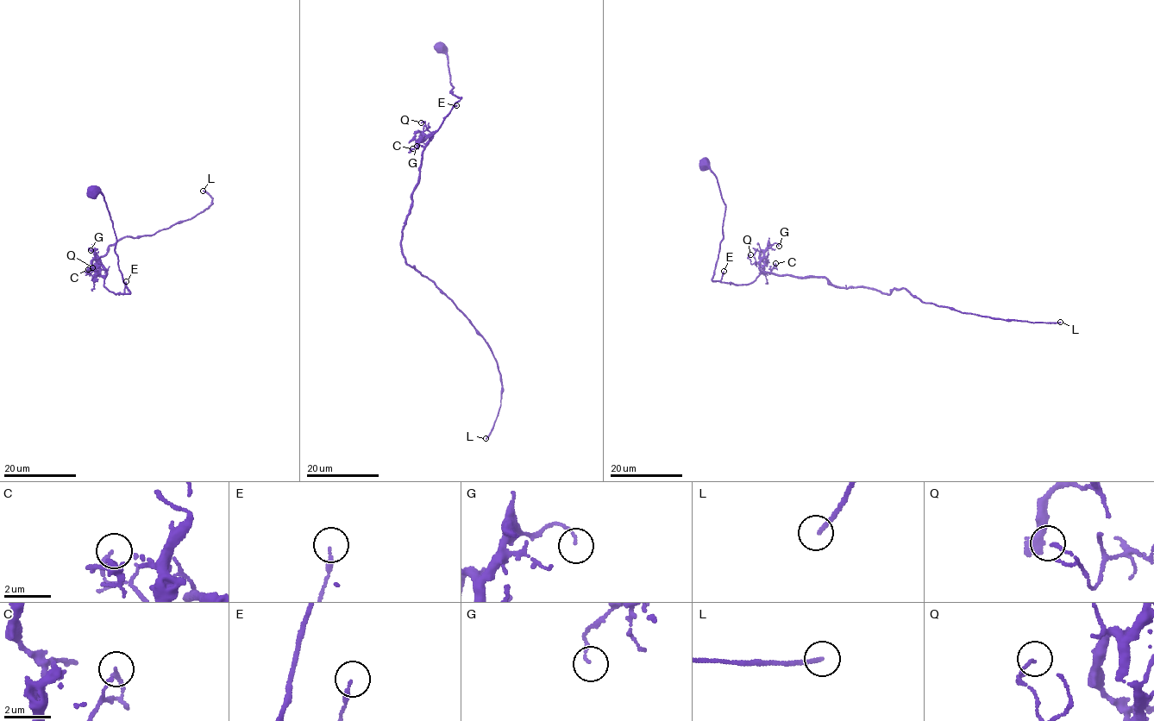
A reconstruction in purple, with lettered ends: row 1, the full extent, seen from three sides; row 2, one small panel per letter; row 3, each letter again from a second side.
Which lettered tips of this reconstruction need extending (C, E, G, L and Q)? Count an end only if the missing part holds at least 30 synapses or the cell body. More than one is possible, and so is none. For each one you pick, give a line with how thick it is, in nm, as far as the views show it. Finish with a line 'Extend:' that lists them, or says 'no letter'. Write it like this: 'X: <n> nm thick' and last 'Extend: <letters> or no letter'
L: 160 nm thick
Extend: L

